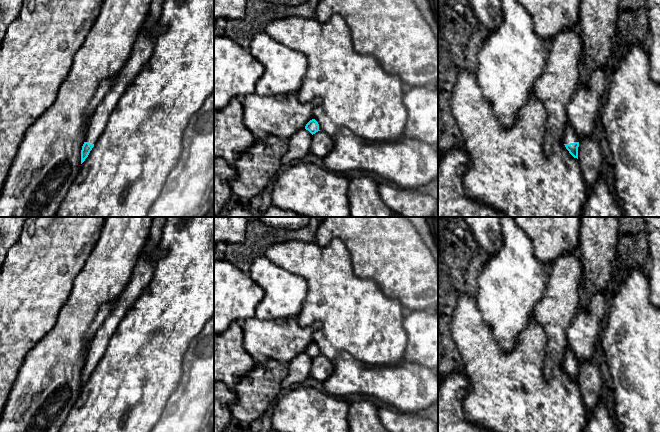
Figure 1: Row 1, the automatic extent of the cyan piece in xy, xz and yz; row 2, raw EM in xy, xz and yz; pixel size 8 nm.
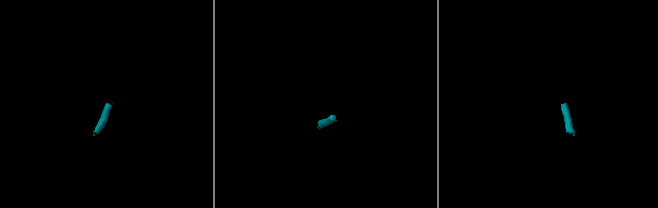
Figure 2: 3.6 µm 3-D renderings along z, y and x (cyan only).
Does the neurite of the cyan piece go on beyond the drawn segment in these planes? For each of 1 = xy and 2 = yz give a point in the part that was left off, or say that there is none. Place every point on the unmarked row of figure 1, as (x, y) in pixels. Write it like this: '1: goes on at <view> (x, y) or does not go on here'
1: goes on at xy (143, 272)
2: goes on at yz (570, 360)

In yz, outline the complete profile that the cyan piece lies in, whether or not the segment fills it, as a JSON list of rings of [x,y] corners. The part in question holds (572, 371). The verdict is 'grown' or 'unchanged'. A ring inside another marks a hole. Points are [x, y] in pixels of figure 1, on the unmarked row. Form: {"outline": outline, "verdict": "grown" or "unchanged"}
{"outline": [[[567,344],[566,348],[566,354],[565,354],[565,360],[563,363],[563,368],[565,369],[566,373],[569,375],[569,377],[574,381],[578,383],[578,371],[579,366],[577,359],[569,345]]], "verdict": "grown"}

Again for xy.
{"outline": [[[154,217],[149,231],[149,237],[136,262],[132,278],[122,293],[113,303],[113,308],[109,316],[104,320],[101,327],[96,331],[89,349],[85,366],[81,374],[81,388],[88,381],[94,368],[102,358],[109,340],[120,321],[125,316],[130,307],[142,293],[143,289],[150,283],[154,273],[154,263],[150,255],[159,244],[162,236],[163,226],[166,217]]], "verdict": "grown"}

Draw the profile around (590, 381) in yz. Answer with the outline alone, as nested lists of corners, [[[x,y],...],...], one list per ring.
[[[595,360],[583,362],[578,366],[578,384],[581,388],[586,414],[590,414],[603,398],[604,385],[601,371]]]

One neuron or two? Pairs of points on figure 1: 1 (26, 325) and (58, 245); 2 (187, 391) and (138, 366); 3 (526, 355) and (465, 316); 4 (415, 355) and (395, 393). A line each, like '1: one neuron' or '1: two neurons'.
1: one neuron
2: two neurons
3: one neuron
4: two neurons

